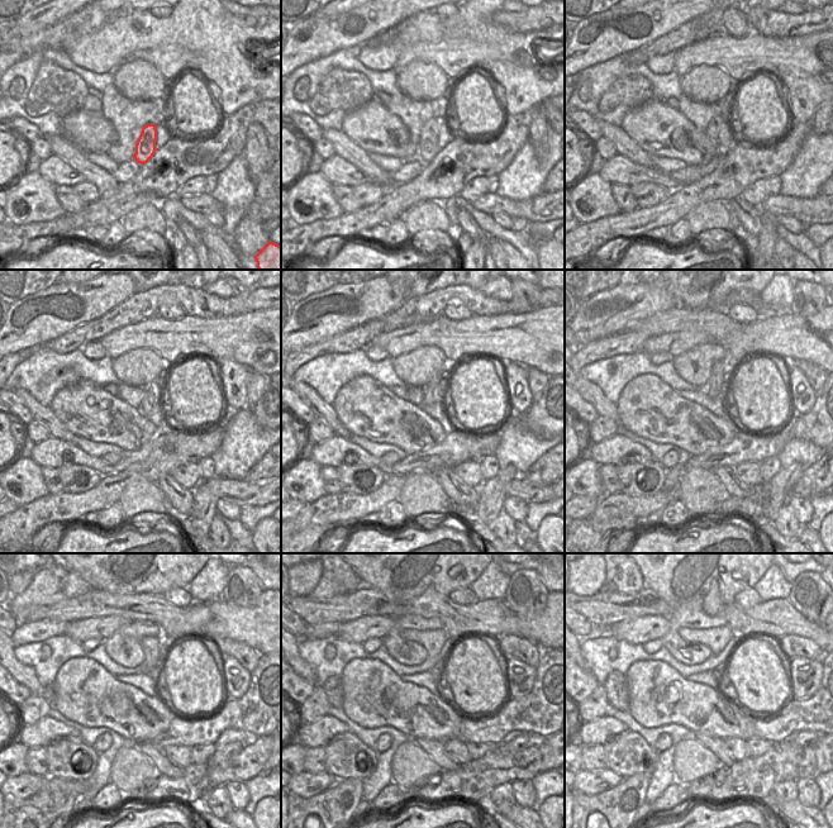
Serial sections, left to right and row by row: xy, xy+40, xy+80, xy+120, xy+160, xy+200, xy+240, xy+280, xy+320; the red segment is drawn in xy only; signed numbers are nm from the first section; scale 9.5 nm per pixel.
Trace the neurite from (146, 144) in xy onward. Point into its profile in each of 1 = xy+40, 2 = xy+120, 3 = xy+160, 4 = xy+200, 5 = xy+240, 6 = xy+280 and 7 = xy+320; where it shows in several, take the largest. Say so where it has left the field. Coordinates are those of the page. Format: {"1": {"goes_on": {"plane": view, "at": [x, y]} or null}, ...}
{"1": {"goes_on": {"plane": "xy+40", "at": [428, 144]}}, "2": {"goes_on": {"plane": "xy+120", "at": [153, 390]}}, "3": {"goes_on": {"plane": "xy+160", "at": [434, 390]}}, "4": {"goes_on": {"plane": "xy+200", "at": [719, 375]}}, "5": {"goes_on": {"plane": "xy+240", "at": [152, 646]}}, "6": {"goes_on": {"plane": "xy+280", "at": [433, 641]}}, "7": {"goes_on": {"plane": "xy+320", "at": [715, 638]}}}

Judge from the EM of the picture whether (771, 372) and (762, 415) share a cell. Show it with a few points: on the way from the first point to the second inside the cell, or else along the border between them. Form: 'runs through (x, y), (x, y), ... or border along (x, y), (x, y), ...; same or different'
runs through (762, 382), (762, 405); same

